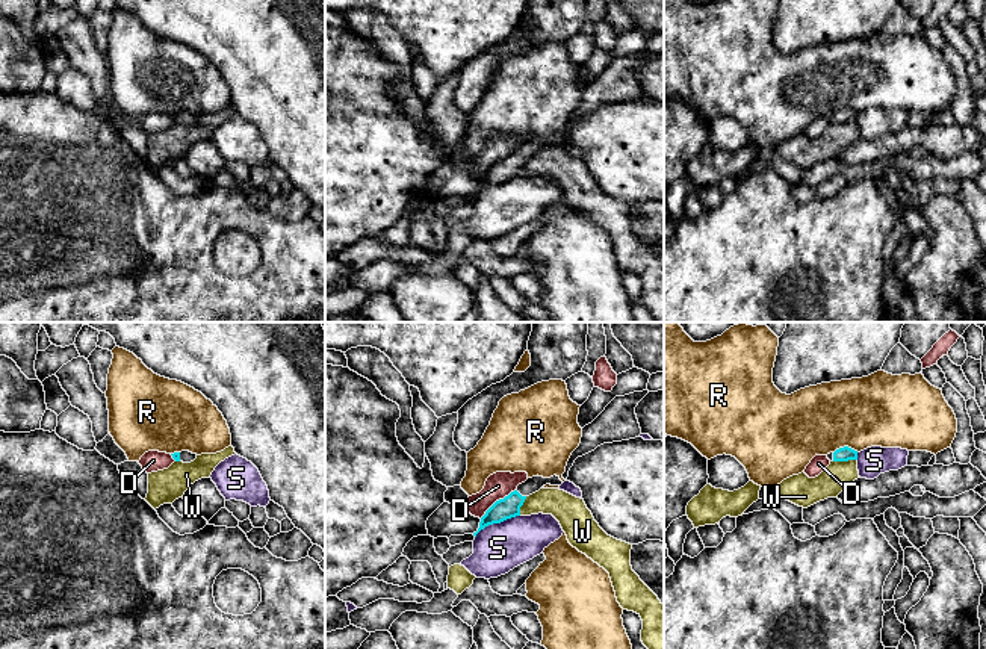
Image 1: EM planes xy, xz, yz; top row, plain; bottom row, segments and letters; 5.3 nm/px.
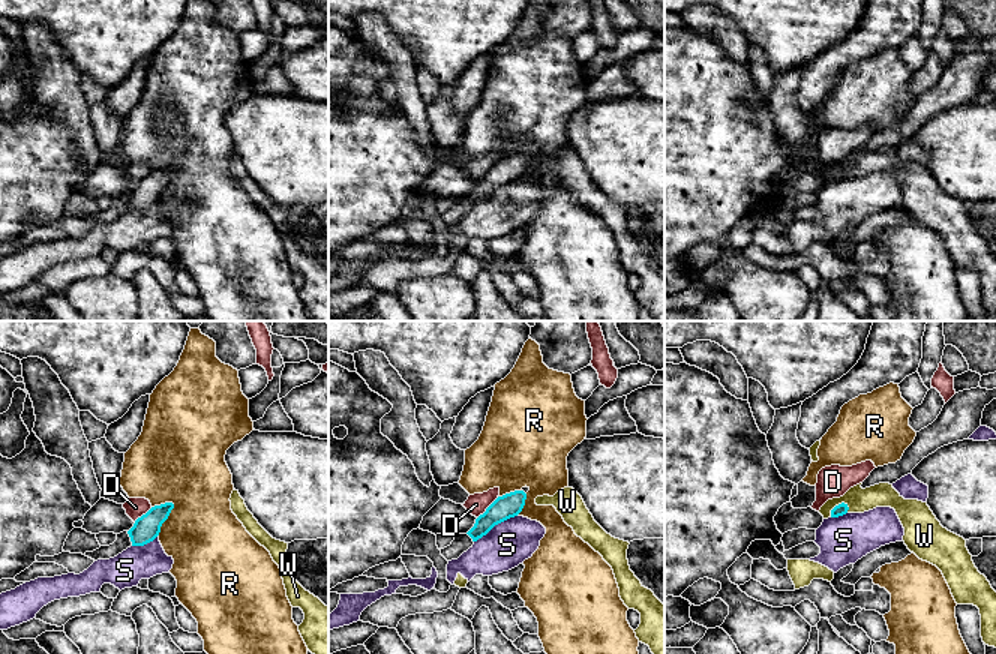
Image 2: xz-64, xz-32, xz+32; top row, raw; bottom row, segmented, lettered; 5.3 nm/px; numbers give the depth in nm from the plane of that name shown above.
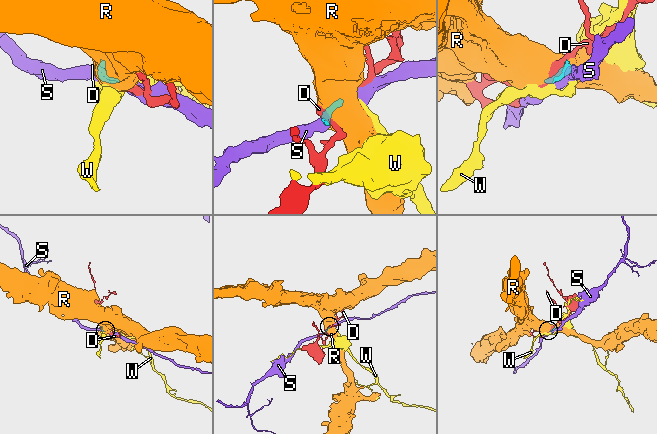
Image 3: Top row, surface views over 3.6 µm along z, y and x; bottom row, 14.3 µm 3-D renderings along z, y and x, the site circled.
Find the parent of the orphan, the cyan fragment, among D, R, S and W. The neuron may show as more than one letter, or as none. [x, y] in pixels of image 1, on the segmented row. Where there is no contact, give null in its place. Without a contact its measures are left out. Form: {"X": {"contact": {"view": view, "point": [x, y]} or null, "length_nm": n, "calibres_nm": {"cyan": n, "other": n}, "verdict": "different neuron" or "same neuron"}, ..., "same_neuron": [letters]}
{"D": {"contact": {"view": "xz", "point": [496, 501]}, "length_nm": 240, "calibres_nm": {"cyan": 120, "other": 140}, "verdict": "different neuron"}, "R": {"contact": {"view": "yz", "point": [846, 447]}, "length_nm": 140, "calibres_nm": {"cyan": 80, "other": 380}, "verdict": "different neuron"}, "S": {"contact": {"view": "xz", "point": [496, 522]}, "length_nm": 260, "calibres_nm": {"cyan": 120, "other": 260}, "verdict": "different neuron"}, "W": {"contact": {"view": "yz", "point": [844, 460]}, "length_nm": 130, "calibres_nm": {"cyan": 80, "other": 150}, "verdict": "different neuron"}, "same_neuron": []}

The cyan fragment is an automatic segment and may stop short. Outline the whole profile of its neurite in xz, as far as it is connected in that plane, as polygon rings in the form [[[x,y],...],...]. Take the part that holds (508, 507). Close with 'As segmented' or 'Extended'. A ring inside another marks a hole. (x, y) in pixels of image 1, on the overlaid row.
[[[553,475],[550,478],[543,478],[543,477],[532,477],[528,478],[525,483],[519,484],[514,492],[511,492],[508,496],[504,499],[496,501],[481,517],[479,528],[473,536],[484,529],[488,525],[493,523],[501,523],[507,519],[520,516],[520,507],[523,505],[525,499],[543,489],[546,484],[550,486],[561,486],[563,481],[560,477]]]. Extended

